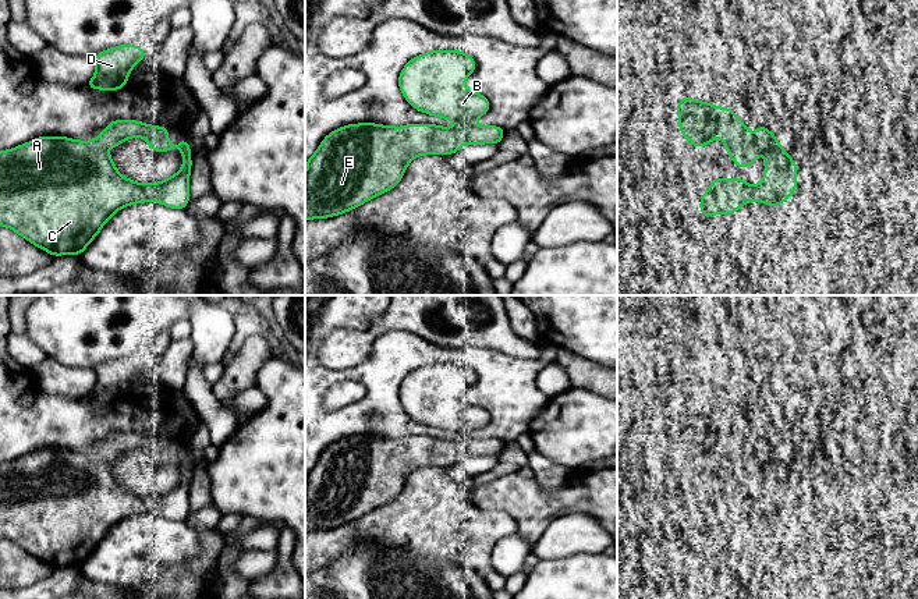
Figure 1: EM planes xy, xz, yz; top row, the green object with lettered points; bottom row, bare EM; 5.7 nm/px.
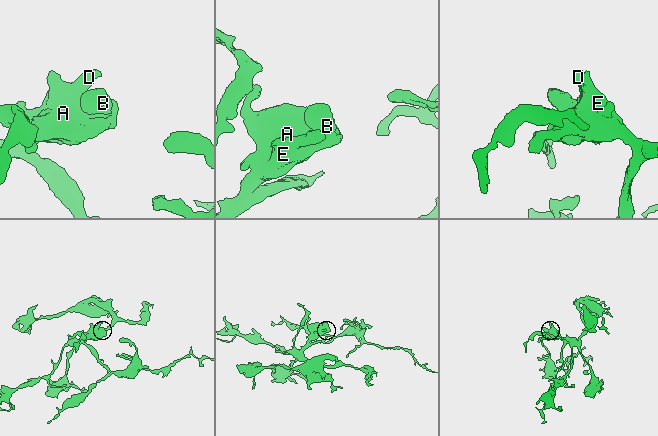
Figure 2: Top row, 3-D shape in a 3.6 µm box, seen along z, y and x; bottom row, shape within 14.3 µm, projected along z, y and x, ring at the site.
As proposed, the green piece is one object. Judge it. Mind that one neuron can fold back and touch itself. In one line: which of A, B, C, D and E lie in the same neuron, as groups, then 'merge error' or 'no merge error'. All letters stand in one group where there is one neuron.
A B C D E | no merge error

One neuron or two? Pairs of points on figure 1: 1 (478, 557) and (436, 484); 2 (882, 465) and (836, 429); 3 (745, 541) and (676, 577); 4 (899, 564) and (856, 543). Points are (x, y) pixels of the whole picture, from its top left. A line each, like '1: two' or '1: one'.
1: one
2: one
3: one
4: two

